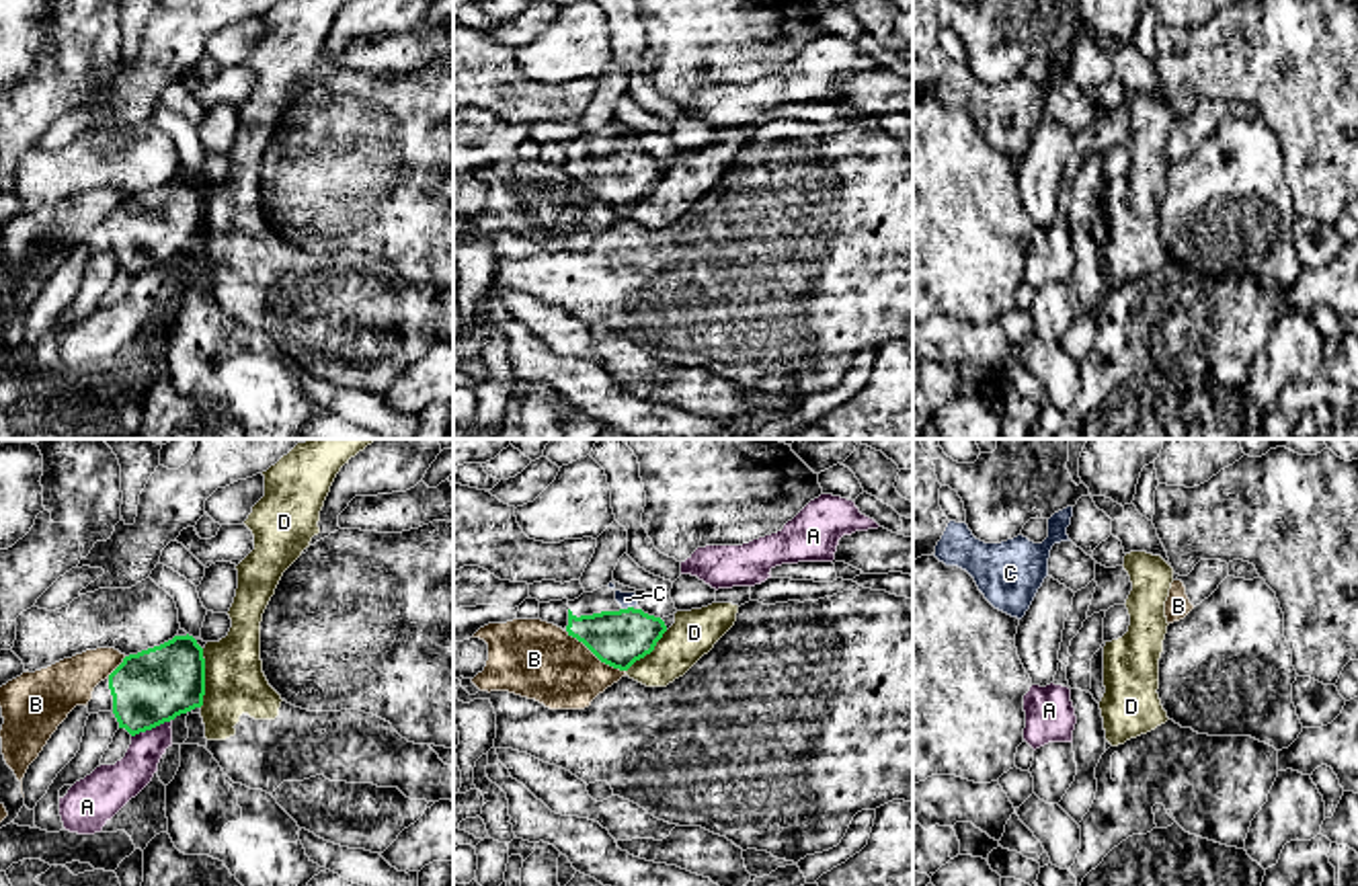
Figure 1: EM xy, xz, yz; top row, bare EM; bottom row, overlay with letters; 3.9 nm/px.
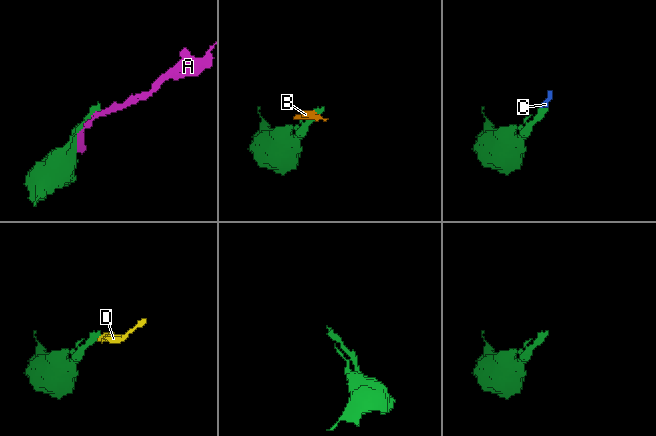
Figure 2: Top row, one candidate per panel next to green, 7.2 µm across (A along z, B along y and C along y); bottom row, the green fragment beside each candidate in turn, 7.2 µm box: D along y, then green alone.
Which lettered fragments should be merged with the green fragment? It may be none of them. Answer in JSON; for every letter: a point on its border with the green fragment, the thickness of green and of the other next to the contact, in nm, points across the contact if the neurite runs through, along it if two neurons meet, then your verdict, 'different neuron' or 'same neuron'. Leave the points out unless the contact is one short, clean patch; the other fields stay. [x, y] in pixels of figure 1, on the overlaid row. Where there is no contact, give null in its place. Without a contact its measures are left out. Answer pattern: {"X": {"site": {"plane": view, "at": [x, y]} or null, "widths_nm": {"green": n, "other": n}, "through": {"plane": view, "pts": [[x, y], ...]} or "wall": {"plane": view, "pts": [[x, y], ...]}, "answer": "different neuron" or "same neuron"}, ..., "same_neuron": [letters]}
{"A": {"site": {"plane": "xy", "at": [150, 729]}, "widths_nm": {"green": 300, "other": 150}, "answer": "different neuron"}, "B": {"site": {"plane": "xz", "at": [595, 655]}, "widths_nm": {"green": 220, "other": 300}, "answer": "different neuron"}, "C": {"site": {"plane": "xz", "at": [628, 608]}, "widths_nm": {"green": 220, "other": 60}, "through": {"plane": "xz", "pts": [[618, 638], [628, 628], [628, 608], [626, 599]]}, "answer": "same neuron"}, "D": {"site": {"plane": "xy", "at": [204, 677]}, "widths_nm": {"green": 300, "other": 240}, "wall": {"plane": "xy", "pts": [[204, 649], [204, 702], [200, 706]]}, "answer": "different neuron"}, "same_neuron": ["C"]}

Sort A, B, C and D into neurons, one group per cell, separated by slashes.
A / B / C / D

